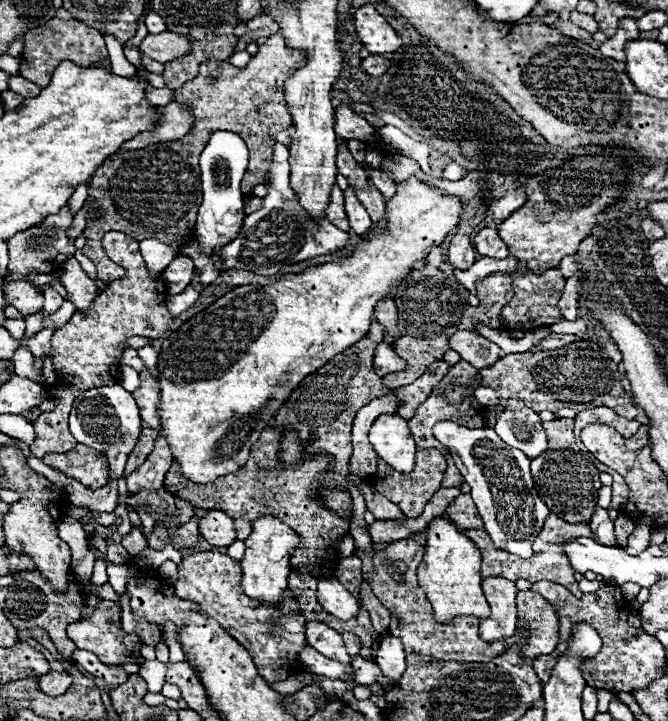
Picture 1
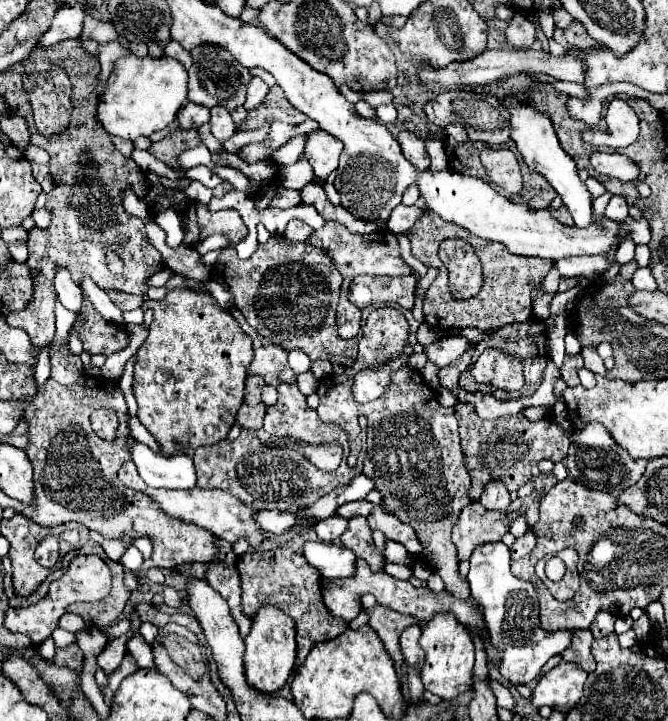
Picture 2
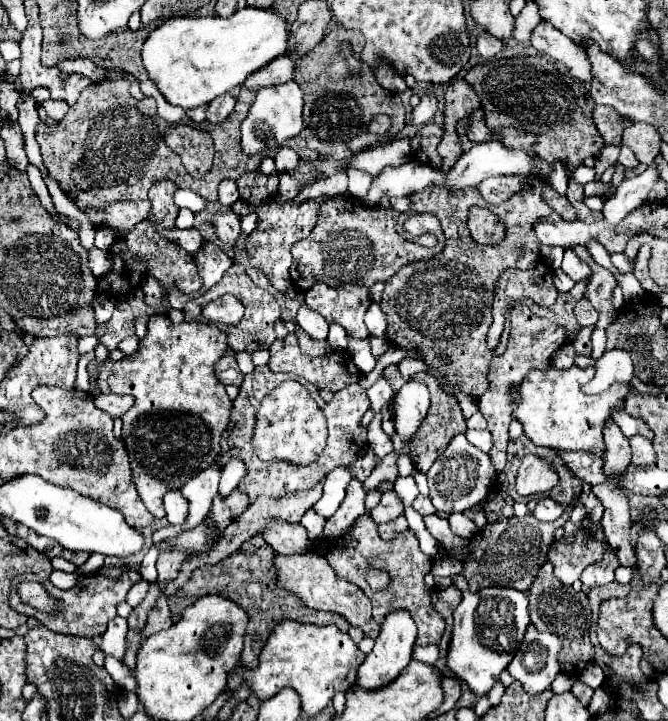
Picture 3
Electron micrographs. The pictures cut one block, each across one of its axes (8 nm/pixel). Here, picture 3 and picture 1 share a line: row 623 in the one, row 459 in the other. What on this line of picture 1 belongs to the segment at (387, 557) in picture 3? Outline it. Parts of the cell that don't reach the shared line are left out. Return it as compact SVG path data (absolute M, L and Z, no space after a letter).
M418 448L418 452L416 452L416 466L414 466L414 470L410 474L402 474L398 470L394 470L392 466L388 466L386 462L382 462L382 458L378 458L378 470L376 470L376 474L372 474L372 486L382 496L386 496L394 504L398 504L398 508L404 512L404 516L418 518L422 514L426 502L442 486L444 470L446 470L446 462L444 462L444 456L442 456L440 450L434 450L434 448L422 450L422 448Z

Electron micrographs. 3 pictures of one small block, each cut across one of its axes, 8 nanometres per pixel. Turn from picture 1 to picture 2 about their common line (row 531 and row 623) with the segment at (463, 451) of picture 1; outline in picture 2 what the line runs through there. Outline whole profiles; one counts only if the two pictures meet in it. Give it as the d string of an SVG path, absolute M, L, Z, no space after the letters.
M486 542L474 548L470 558L468 582L472 598L484 610L484 622L492 646L500 652L500 674L514 684L528 684L540 668L556 654L564 652L570 644L572 632L546 632L538 622L538 598L536 588L520 580L510 570L510 550L502 542Z

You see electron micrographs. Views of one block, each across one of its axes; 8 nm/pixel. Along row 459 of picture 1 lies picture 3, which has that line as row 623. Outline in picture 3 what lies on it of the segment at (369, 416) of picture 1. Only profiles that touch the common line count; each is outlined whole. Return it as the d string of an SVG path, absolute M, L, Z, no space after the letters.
M308 552L308 554L292 554L292 556L276 556L276 568L278 568L278 584L294 594L298 598L316 610L330 610L340 616L344 616L352 626L358 626L364 630L366 638L376 638L380 632L380 626L372 618L372 606L370 600L364 596L364 592L354 586L352 582L346 582L344 578L338 578L334 574L334 568L326 562L326 558Z

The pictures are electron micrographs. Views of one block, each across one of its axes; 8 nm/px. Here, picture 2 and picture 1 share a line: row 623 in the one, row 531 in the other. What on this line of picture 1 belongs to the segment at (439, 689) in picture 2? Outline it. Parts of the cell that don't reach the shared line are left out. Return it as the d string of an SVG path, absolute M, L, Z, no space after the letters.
M436 518L428 524L428 542L424 560L418 566L418 584L424 588L426 598L432 604L436 622L450 622L456 616L490 616L488 602L480 588L482 578L478 548L464 534L460 534L458 526L448 518Z

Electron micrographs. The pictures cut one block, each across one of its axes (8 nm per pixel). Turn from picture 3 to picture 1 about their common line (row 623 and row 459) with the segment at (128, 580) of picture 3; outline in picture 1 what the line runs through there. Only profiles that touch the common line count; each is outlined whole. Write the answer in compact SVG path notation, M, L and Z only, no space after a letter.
M76 444L74 450L68 450L64 454L47 454L42 462L88 488L100 488L106 484L106 480L110 480L106 454L90 446Z

